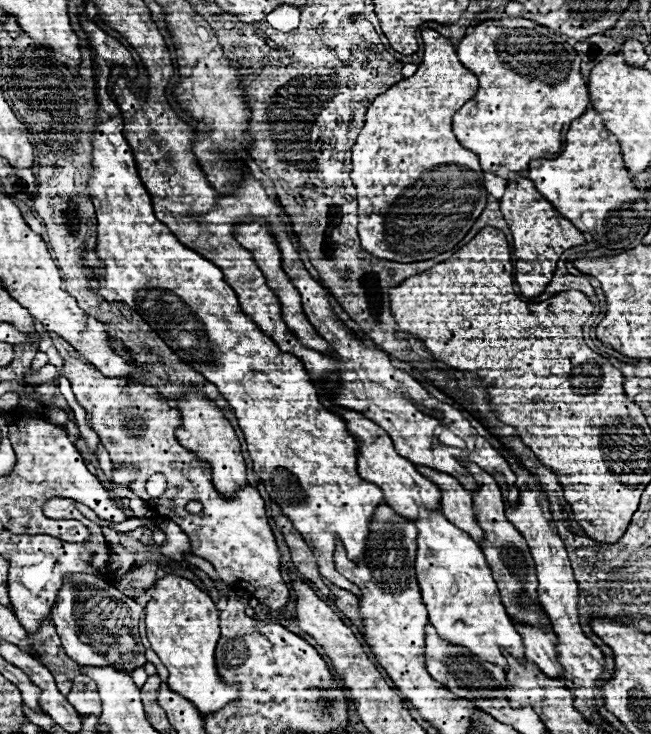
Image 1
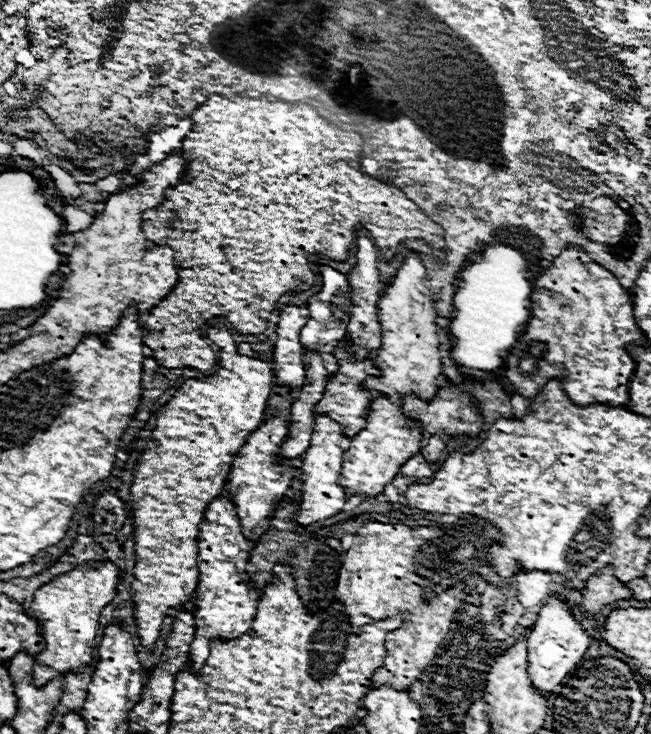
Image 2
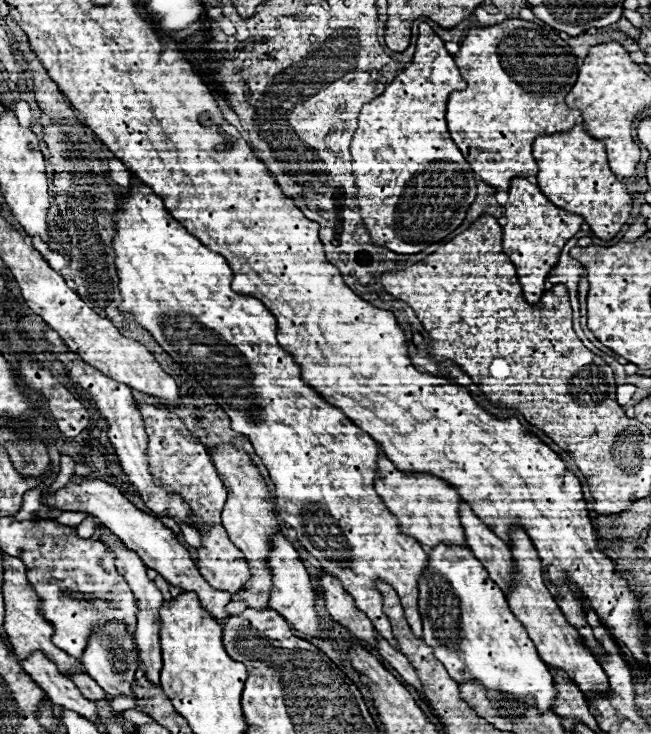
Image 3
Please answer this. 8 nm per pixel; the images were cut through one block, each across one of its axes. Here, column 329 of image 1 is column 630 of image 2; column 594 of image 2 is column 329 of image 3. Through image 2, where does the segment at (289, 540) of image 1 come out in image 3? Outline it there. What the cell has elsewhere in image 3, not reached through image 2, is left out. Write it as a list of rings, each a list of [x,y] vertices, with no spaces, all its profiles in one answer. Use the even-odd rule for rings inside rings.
[[[320,572],[318,578],[320,578],[320,586],[324,590],[326,610],[330,612],[330,616],[334,620],[338,620],[340,624],[344,624],[352,632],[354,638],[376,646],[372,622],[368,620],[368,616],[364,612],[360,612],[354,606],[352,596],[348,596],[348,592],[344,592],[342,584],[334,576],[330,576],[328,572]]]

